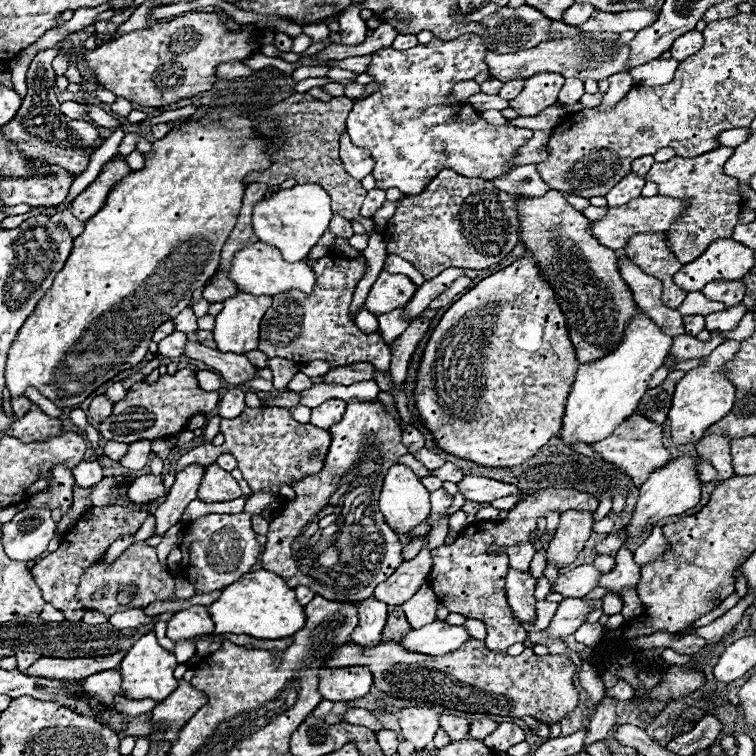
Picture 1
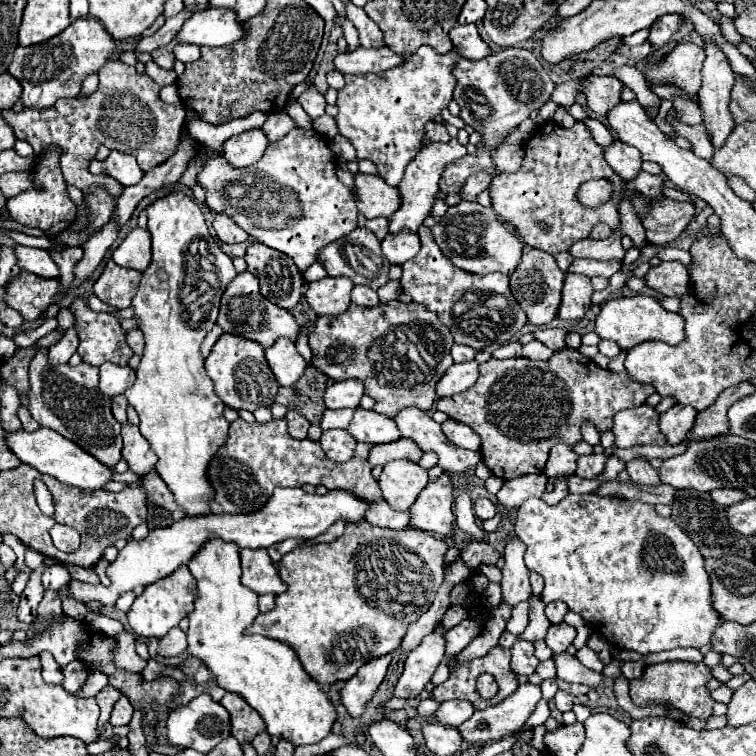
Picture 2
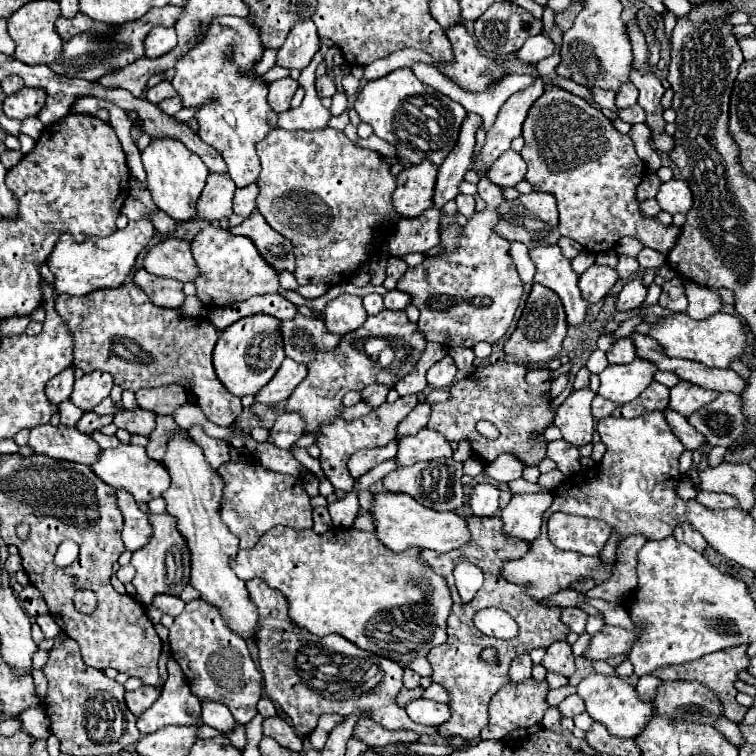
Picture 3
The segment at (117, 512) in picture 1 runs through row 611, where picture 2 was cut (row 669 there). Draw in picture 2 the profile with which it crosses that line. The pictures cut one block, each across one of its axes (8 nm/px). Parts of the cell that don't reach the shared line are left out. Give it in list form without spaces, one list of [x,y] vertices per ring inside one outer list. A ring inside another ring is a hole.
[[[66,664],[60,668],[62,670],[62,676],[64,676],[64,682],[62,682],[62,688],[68,690],[70,694],[76,694],[88,680],[88,672],[86,670],[80,670],[78,666],[72,664]]]

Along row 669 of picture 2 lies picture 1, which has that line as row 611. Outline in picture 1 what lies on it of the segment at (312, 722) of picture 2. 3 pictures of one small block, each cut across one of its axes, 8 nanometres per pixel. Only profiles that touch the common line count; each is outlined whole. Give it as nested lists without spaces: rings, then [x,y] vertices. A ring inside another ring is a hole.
[[[260,568],[228,584],[220,598],[208,606],[216,634],[248,634],[262,640],[286,638],[304,626],[304,606],[296,602],[294,590],[276,574]]]

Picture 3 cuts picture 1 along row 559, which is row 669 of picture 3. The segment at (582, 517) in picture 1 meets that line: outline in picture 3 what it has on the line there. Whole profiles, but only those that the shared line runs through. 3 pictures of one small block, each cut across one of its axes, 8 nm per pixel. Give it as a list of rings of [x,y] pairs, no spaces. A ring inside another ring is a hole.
[[[554,642],[546,650],[544,660],[542,660],[542,666],[548,672],[556,672],[556,674],[562,674],[562,676],[570,678],[574,674],[574,670],[576,670],[572,646],[568,642]]]

